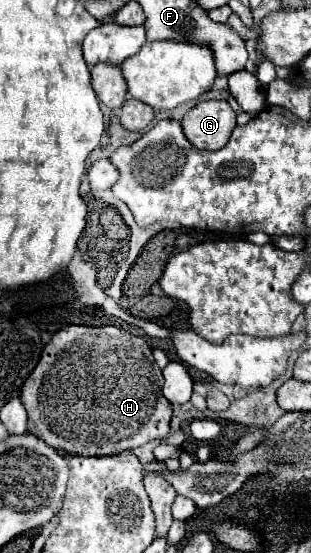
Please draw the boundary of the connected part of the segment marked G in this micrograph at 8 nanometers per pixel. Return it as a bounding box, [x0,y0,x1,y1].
[181,100,237,150]

